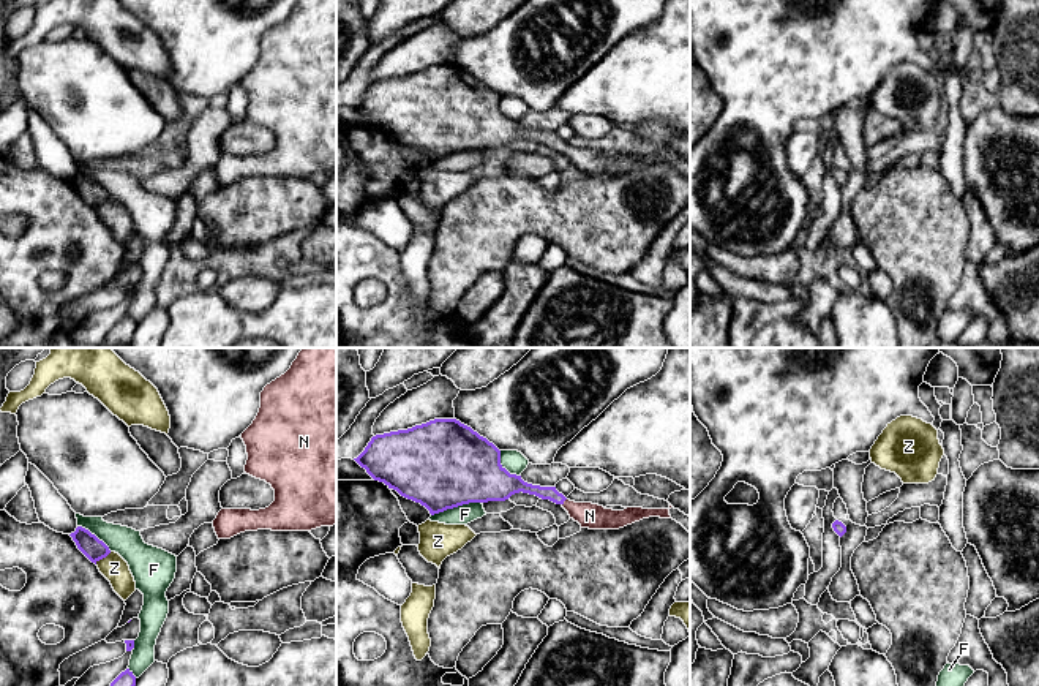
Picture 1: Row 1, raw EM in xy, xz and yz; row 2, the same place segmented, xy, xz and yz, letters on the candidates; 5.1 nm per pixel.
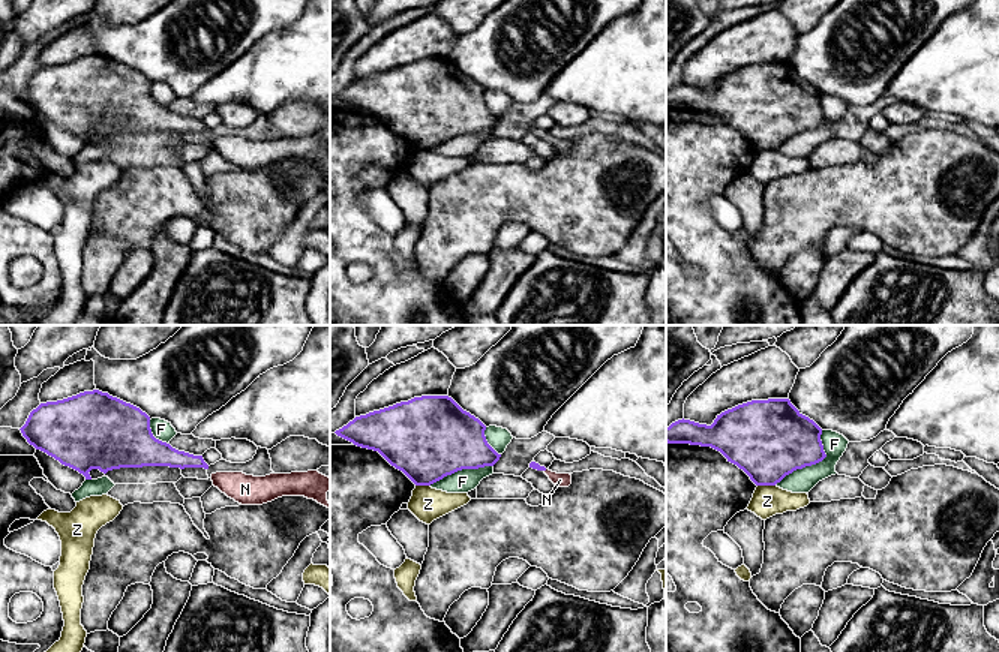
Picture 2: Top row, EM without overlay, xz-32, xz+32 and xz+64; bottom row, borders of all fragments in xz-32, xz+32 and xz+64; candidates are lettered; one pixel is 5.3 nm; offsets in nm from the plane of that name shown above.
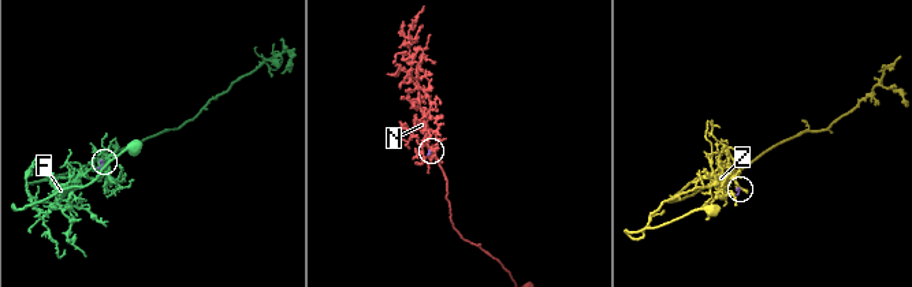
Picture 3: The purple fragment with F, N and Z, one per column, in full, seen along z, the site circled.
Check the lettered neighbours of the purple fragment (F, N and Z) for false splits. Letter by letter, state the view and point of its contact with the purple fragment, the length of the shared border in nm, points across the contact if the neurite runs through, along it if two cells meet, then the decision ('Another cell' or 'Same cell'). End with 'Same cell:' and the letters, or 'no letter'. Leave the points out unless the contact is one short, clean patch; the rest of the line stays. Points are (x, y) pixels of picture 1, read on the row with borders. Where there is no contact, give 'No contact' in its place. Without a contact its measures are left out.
F: Touches purple at xz (455, 506). Shared border 260 nm. Another cell
N: Touches purple at xz (564, 500). Shared border 40 nm. Path across: xz (518, 484), (564, 500), (573, 509), (589, 516). Same cell
Z: Touches purple at xy (103, 557). Shared border 110 nm. Boundary: xy (111, 552), (95, 563). Another cell
Same cell: N

